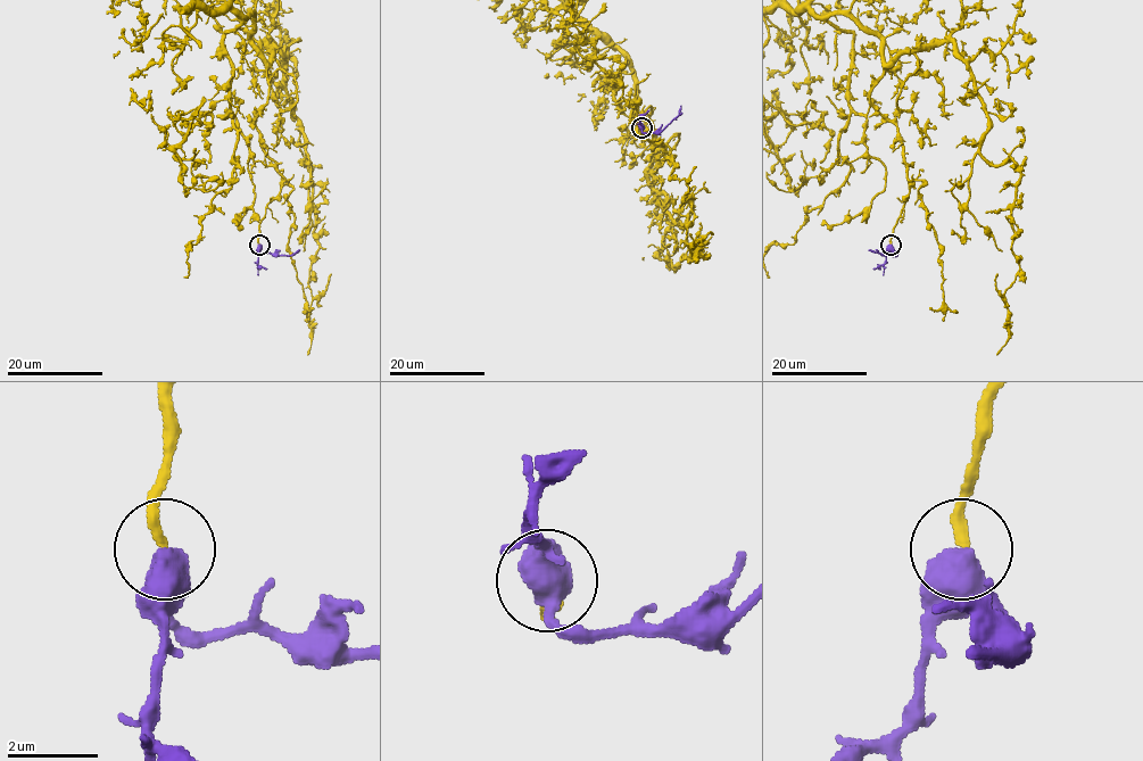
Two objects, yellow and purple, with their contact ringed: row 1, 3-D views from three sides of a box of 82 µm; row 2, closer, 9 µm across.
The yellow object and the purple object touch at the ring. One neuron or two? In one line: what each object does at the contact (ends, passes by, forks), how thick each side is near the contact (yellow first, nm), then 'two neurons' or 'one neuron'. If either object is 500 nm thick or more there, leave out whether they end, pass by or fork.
calibres 240 and 750 nm; one neuron

